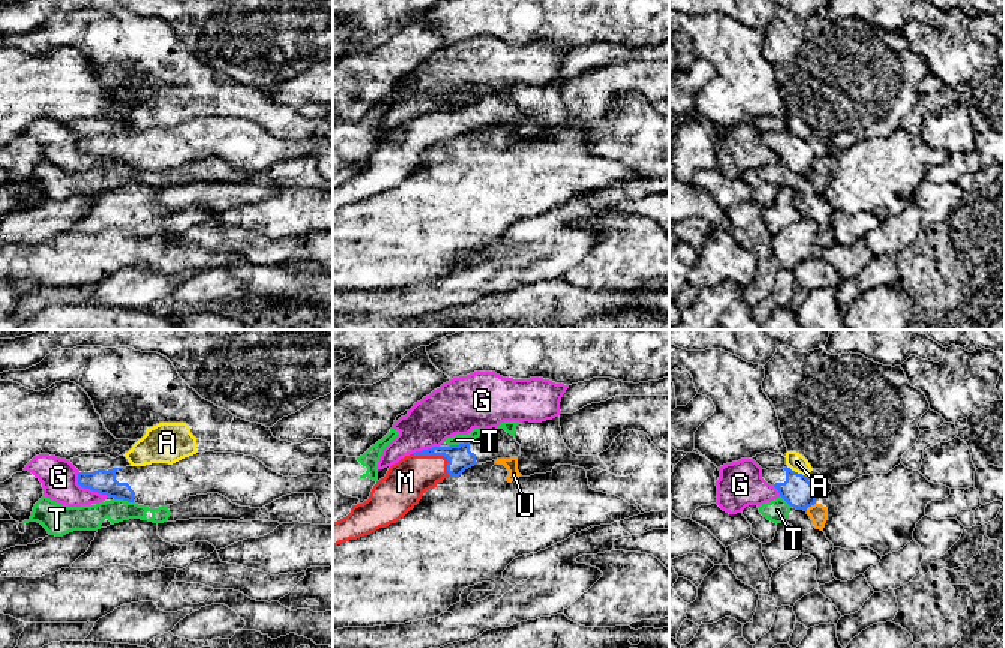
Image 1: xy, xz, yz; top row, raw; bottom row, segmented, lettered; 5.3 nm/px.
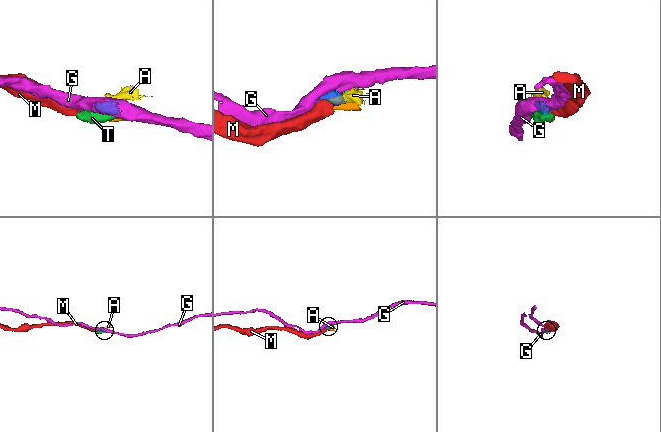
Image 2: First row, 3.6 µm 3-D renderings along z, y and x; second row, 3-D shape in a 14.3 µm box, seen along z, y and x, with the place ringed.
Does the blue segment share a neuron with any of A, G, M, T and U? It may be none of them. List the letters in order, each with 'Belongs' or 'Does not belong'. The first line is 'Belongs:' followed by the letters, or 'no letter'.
Belongs: M
A: Does not belong
G: Does not belong
M: Belongs
T: Does not belong
U: Does not belong

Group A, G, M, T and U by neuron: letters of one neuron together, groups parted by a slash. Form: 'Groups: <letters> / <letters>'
Groups: A / G / M / T U

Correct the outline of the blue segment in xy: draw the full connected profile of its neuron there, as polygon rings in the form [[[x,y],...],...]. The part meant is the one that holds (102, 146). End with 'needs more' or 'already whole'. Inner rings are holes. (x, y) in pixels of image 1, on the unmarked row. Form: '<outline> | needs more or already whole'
[[[206,116],[172,129],[152,128],[80,136],[78,148],[148,172],[207,158],[219,158],[240,171],[262,172],[291,158],[315,158],[322,177],[333,184],[330,140],[309,136],[284,141],[256,122],[236,117]]] | needs more

